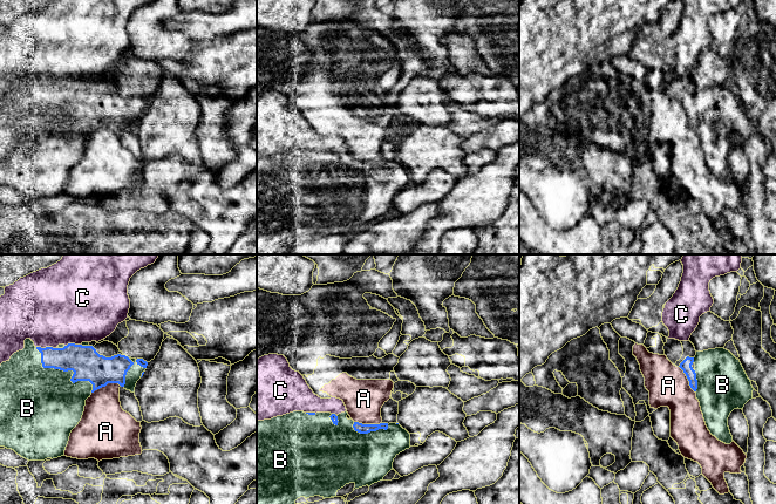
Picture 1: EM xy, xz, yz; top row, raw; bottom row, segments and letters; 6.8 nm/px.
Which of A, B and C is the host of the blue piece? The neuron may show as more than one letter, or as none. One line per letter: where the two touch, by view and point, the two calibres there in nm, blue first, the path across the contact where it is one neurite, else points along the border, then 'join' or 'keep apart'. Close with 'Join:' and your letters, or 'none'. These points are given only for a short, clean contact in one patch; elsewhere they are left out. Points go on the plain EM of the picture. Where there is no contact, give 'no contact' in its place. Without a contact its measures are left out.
A: contact xy (106, 122); calibres 220 and 300 nm; border xy (121, 123), (107, 121), (92, 130); keep apart
B: contact xy (67, 108); calibres 220 and 440 nm; join
C: contact xy (47, 84); calibres 190 and 480 nm; keep apart
Join: B

